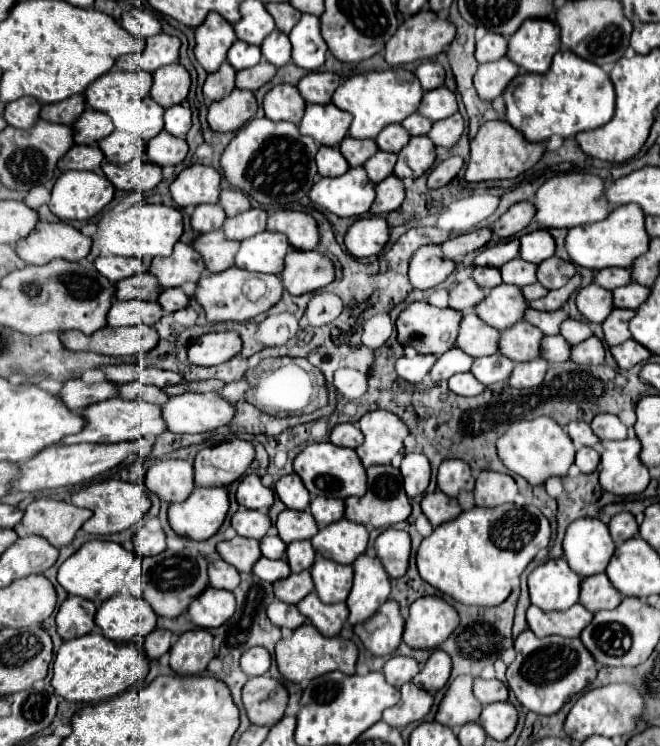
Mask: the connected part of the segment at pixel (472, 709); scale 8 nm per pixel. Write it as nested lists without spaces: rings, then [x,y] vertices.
[[[459,676],[451,682],[451,686],[445,692],[445,698],[439,704],[435,720],[443,726],[451,726],[451,730],[457,730],[465,722],[477,722],[481,714],[481,704],[473,696],[471,690],[473,678]]]

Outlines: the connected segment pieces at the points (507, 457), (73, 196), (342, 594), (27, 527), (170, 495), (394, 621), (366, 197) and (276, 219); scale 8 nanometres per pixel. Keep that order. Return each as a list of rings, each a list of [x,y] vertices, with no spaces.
[[[549,416],[515,422],[499,440],[497,454],[501,462],[515,474],[523,476],[529,484],[543,484],[551,476],[565,476],[575,458],[575,446],[567,432]]]
[[[63,172],[51,192],[49,208],[63,220],[89,220],[114,197],[115,188],[101,172]]]
[[[319,556],[311,568],[317,596],[325,604],[345,602],[353,586],[353,566],[343,566]]]
[[[39,498],[27,506],[23,520],[19,522],[19,526],[15,526],[15,532],[19,536],[37,534],[51,546],[61,548],[71,544],[77,530],[89,518],[91,510],[87,508],[79,508],[61,500]]]
[[[157,460],[147,470],[145,486],[167,502],[185,500],[195,488],[193,464],[187,460]]]
[[[387,600],[367,622],[355,626],[353,630],[373,656],[389,656],[401,644],[403,624],[405,620],[399,612],[399,604]]]
[[[355,166],[349,168],[343,176],[321,178],[315,182],[309,198],[341,218],[357,218],[371,208],[375,190],[363,166]]]
[[[279,210],[267,218],[267,230],[283,232],[297,250],[315,250],[319,242],[317,222],[313,216],[295,210]]]

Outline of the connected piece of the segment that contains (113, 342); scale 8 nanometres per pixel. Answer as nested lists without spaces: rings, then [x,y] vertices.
[[[137,324],[131,328],[101,328],[91,336],[83,336],[77,330],[63,332],[61,342],[75,352],[95,352],[103,356],[133,356],[149,352],[157,346],[157,330],[153,326]]]

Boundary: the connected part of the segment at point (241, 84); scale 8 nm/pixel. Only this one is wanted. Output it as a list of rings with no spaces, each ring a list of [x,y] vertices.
[[[263,60],[261,68],[247,68],[243,72],[237,72],[237,88],[247,88],[247,90],[255,92],[275,76],[275,70],[277,68],[273,64]]]

